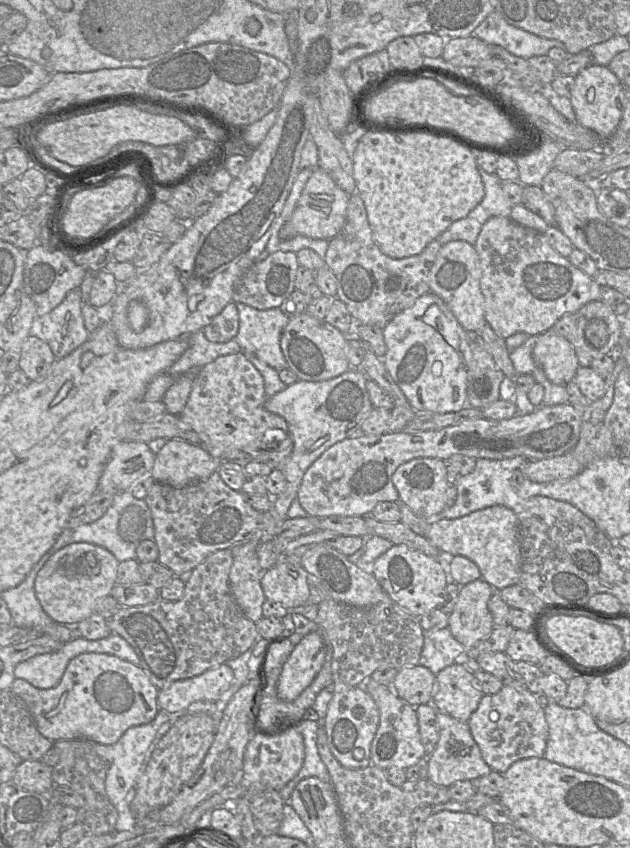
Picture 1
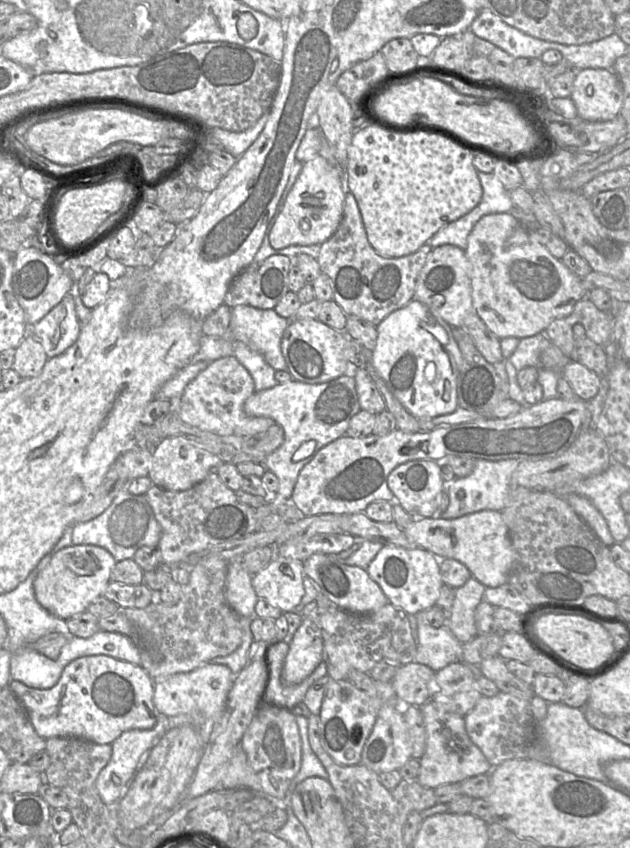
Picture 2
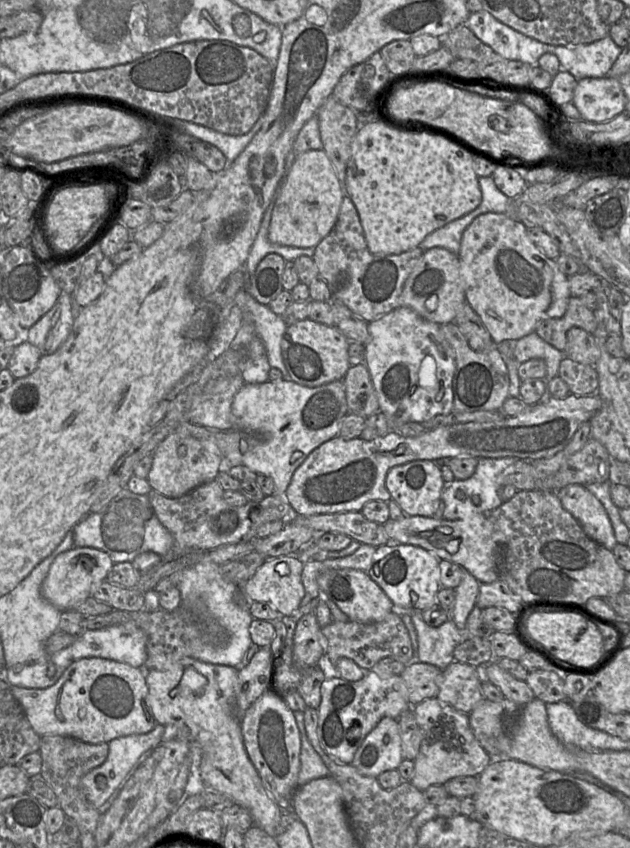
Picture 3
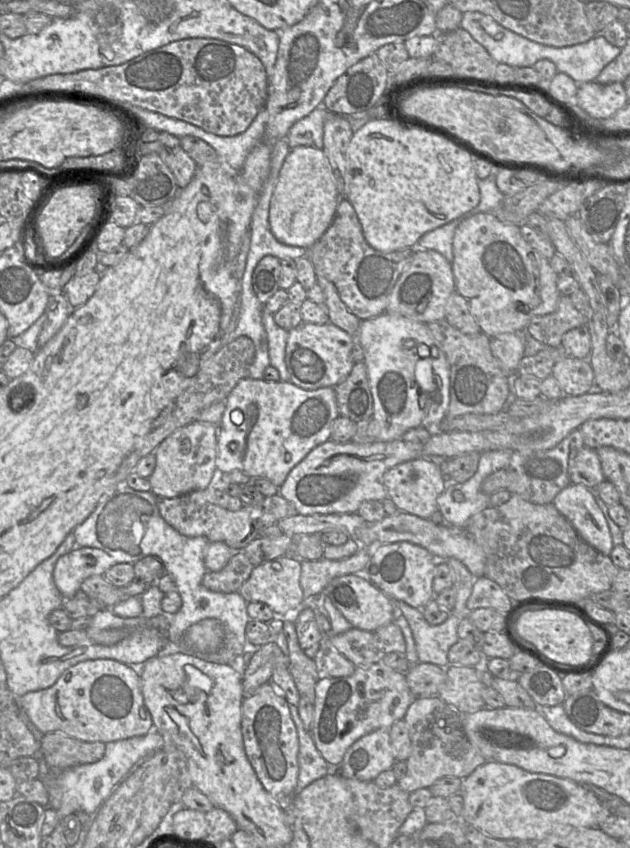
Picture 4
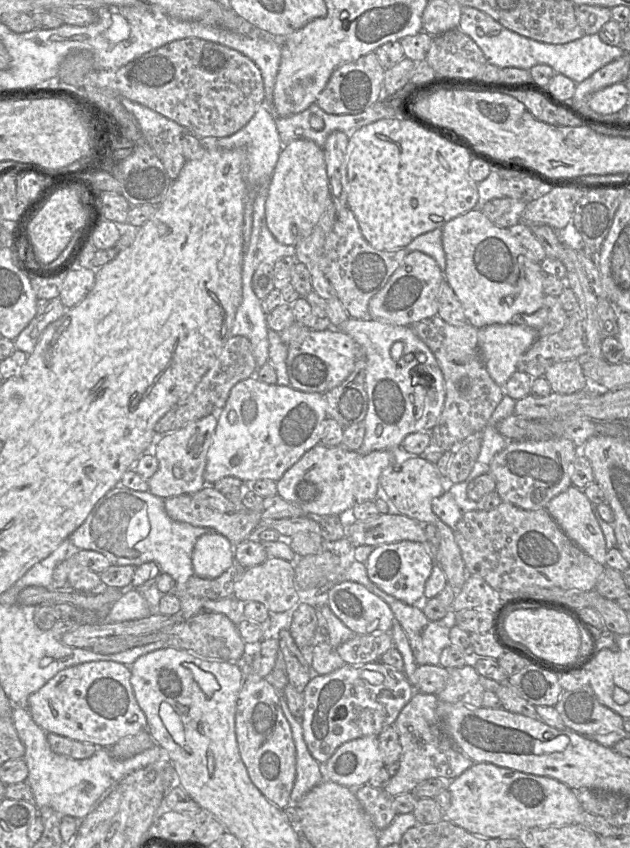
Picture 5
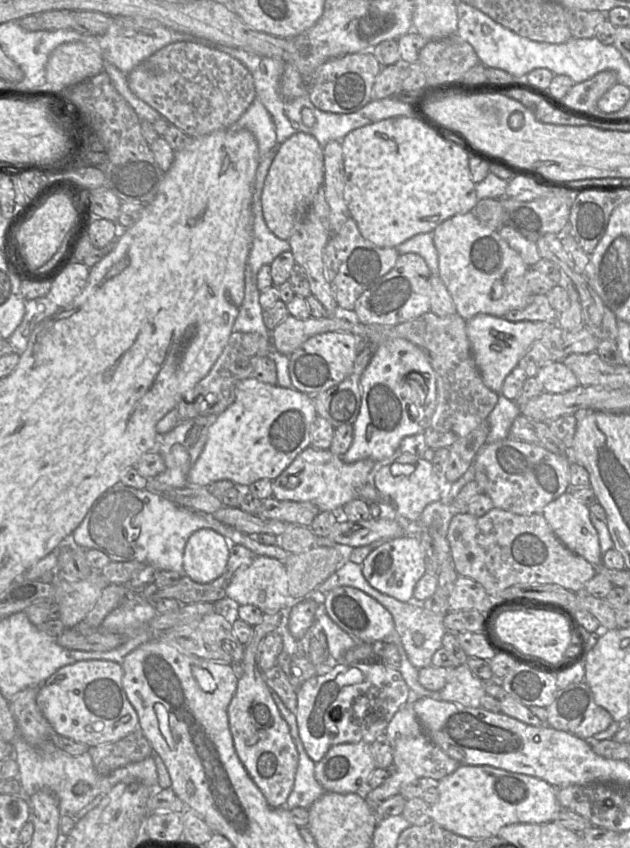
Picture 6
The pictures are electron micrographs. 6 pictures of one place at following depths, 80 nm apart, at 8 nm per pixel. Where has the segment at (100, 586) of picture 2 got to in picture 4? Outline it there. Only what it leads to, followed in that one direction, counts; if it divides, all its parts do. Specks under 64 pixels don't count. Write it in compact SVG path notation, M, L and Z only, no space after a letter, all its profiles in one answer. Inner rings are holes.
M75 547L57 560L53 580L64 599L71 599L81 591L81 584L86 578L102 576L113 564L111 556L101 549Z

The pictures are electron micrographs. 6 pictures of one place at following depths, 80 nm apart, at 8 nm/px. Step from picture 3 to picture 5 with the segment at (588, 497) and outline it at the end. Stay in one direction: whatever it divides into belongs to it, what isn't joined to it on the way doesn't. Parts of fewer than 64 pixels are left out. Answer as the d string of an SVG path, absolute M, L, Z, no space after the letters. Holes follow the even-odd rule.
M571 485L545 507L564 533L596 562L605 565L608 549L593 504L583 489Z

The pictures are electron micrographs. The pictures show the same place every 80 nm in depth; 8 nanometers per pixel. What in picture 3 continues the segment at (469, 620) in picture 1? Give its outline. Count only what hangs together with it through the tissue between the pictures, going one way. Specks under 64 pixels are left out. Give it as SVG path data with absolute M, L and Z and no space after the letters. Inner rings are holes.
M466 569L461 583L454 589L455 600L450 619L464 632L468 615L474 607L479 594L480 583Z

